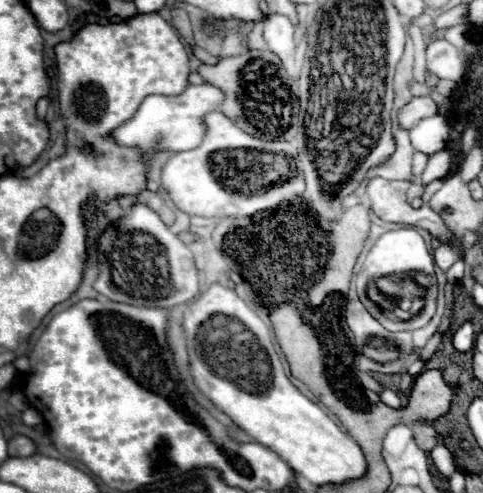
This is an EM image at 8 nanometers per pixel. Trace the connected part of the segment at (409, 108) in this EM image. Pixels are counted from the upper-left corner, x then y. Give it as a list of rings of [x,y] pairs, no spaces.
[[[411,98],[411,102],[407,102],[403,108],[399,108],[397,112],[397,120],[399,120],[399,128],[409,130],[413,128],[419,120],[427,118],[427,116],[435,116],[437,114],[437,104],[431,98]]]

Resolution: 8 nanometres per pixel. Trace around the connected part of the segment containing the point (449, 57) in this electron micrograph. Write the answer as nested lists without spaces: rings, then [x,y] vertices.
[[[437,38],[427,46],[427,70],[443,80],[459,82],[465,76],[465,60],[451,42]]]

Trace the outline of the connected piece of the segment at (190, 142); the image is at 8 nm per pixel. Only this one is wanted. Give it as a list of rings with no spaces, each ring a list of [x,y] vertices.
[[[189,84],[177,96],[149,94],[143,98],[135,116],[117,126],[109,138],[119,146],[131,146],[141,152],[181,152],[191,150],[203,140],[203,116],[213,112],[223,102],[223,92],[211,84]]]

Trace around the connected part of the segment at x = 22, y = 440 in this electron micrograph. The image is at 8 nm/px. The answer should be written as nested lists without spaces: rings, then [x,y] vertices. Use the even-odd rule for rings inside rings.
[[[15,436],[9,442],[9,454],[11,456],[31,456],[35,454],[35,444],[27,436]]]

